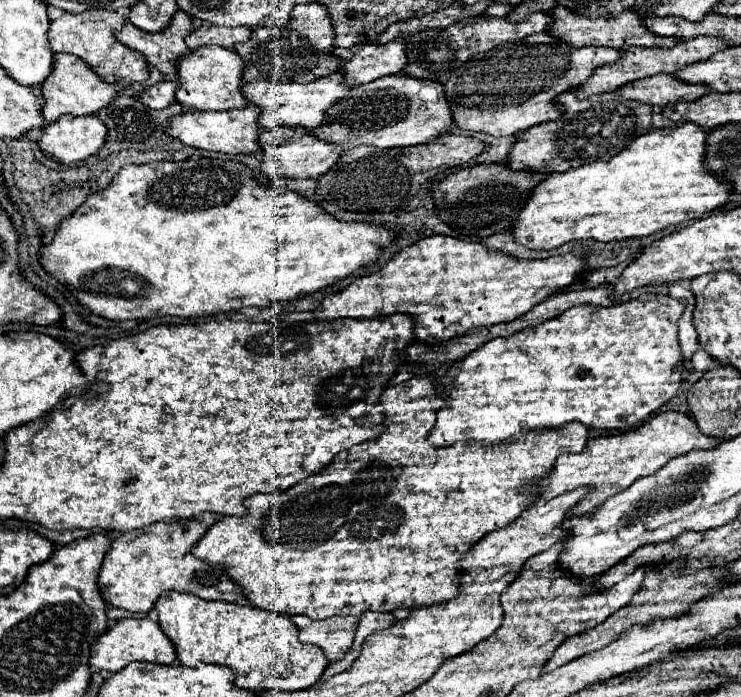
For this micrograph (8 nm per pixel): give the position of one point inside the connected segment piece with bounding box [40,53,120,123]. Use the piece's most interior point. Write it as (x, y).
(72, 88)

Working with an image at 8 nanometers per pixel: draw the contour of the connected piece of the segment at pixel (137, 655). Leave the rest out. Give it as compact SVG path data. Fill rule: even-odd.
M148 617L120 619L112 629L102 633L90 647L90 665L96 669L116 673L132 661L148 661L148 663L158 663L158 665L172 665L176 661L174 645L170 643L170 639L166 639L158 623L154 623Z

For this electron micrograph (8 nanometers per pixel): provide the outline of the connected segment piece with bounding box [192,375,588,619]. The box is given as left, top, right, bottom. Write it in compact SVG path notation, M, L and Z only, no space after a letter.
M424 375L424 377L408 379L396 387L386 387L382 391L382 395L418 395L418 399L398 399L398 407L394 407L394 415L390 415L390 419L384 421L384 427L386 427L384 433L380 433L376 439L370 439L370 441L364 441L364 443L352 447L348 451L348 455L344 455L344 451L342 451L320 473L310 475L308 479L292 485L284 493L256 493L256 495L248 497L244 501L246 515L222 517L220 521L216 521L206 531L206 535L192 547L192 555L198 557L200 561L222 567L224 573L240 587L242 595L246 597L246 601L252 607L282 613L282 615L306 615L310 619L328 619L334 615L360 617L364 611L386 611L388 613L388 611L396 611L398 607L418 609L418 607L428 607L428 605L446 603L450 599L456 599L458 597L458 569L456 567L458 567L460 555L470 551L470 547L474 543L478 543L478 539L482 539L486 533L490 533L498 527L504 527L506 523L516 519L520 511L524 511L528 505L532 505L532 499L528 499L528 495L522 495L526 481L536 479L544 471L548 471L562 453L580 453L588 443L588 427L582 427L582 423L566 423L566 425L554 427L554 429L526 431L526 433L522 433L520 439L506 439L506 441L494 443L494 445L470 440L468 443L459 441L450 447L434 449L426 443L426 437L428 437L430 429L434 427L436 413L442 407L442 397L434 389L434 379L436 379L434 375Z

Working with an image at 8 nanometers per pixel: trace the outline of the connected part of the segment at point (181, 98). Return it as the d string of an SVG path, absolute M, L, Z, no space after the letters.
M206 45L194 51L188 51L178 59L178 91L176 101L184 107L198 111L226 111L246 107L246 99L242 97L242 59L232 49L224 49L218 45Z

